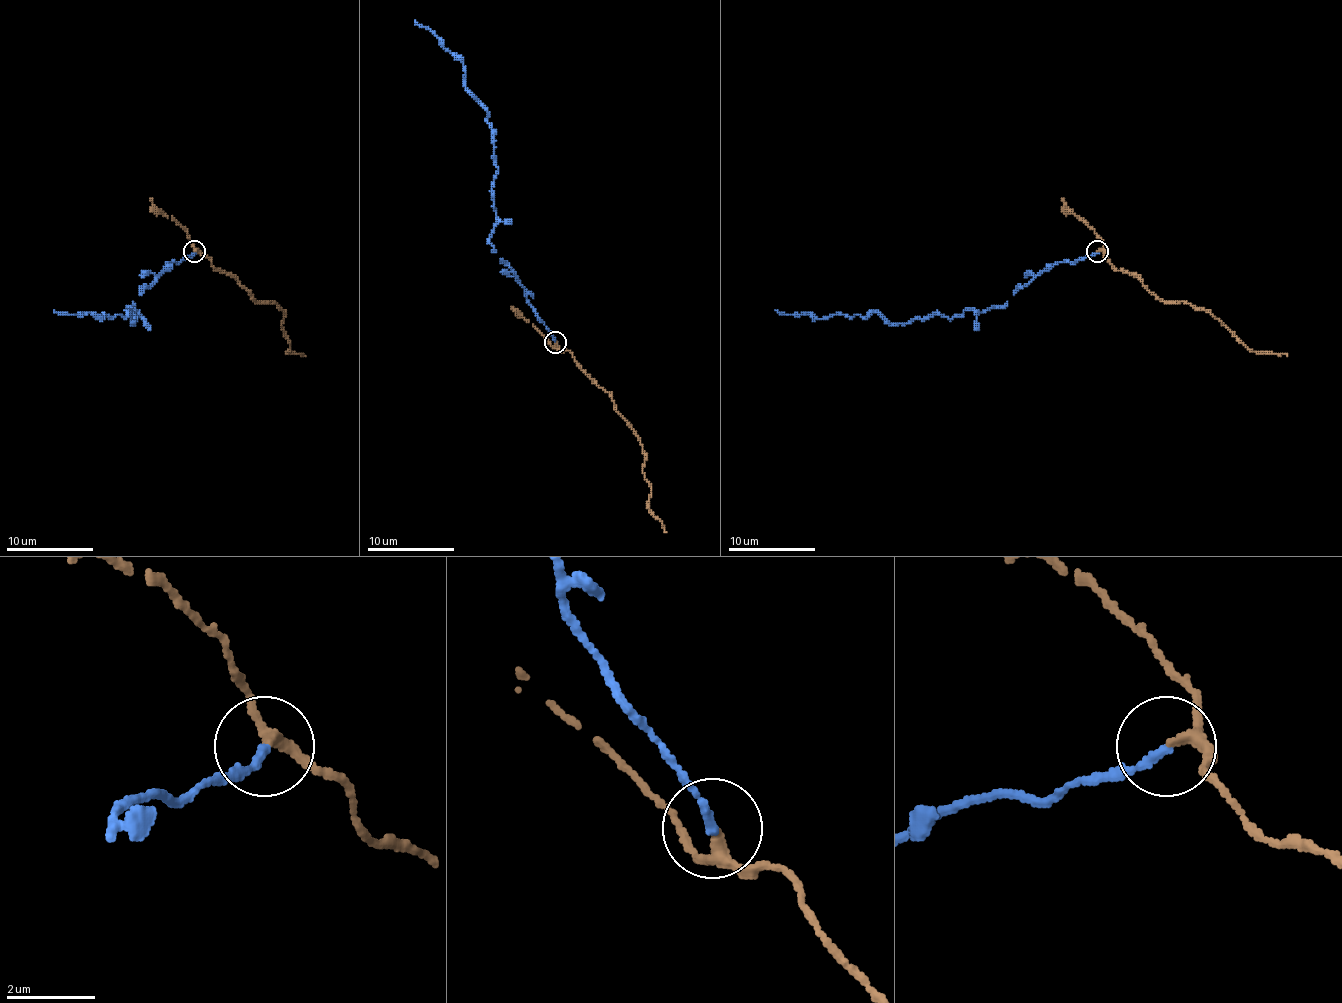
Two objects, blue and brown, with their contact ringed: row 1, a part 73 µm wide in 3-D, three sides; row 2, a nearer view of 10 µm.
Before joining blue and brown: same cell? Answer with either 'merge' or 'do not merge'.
merge

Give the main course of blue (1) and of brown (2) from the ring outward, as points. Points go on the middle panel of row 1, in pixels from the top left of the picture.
1: (555, 342), (489, 241), (498, 169), (485, 105), (465, 86), (463, 64), (415, 20)
2: (557, 342), (605, 390), (638, 438), (644, 455), (642, 473), (651, 488), (649, 510), (666, 532)

